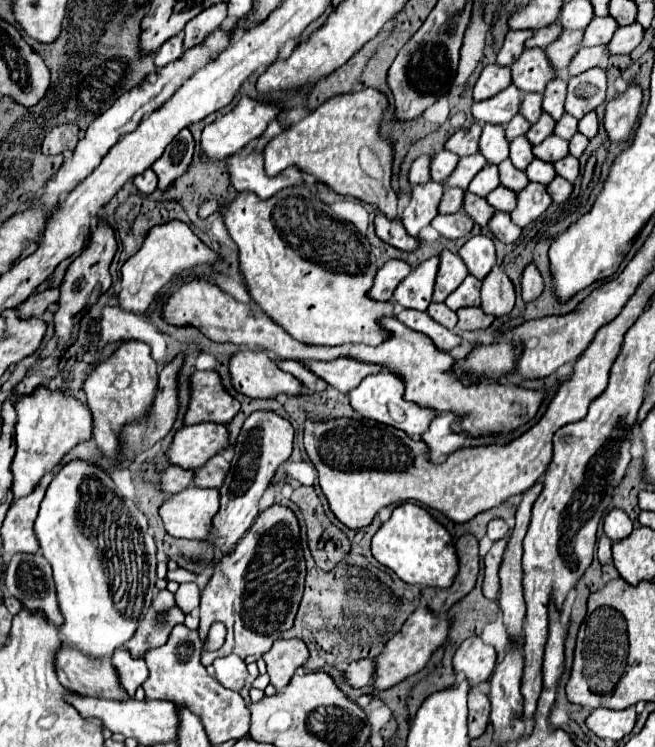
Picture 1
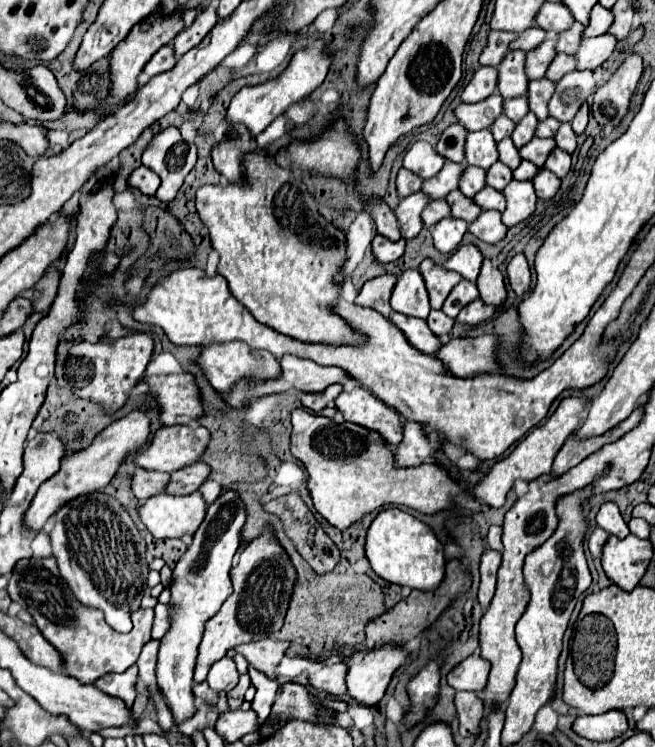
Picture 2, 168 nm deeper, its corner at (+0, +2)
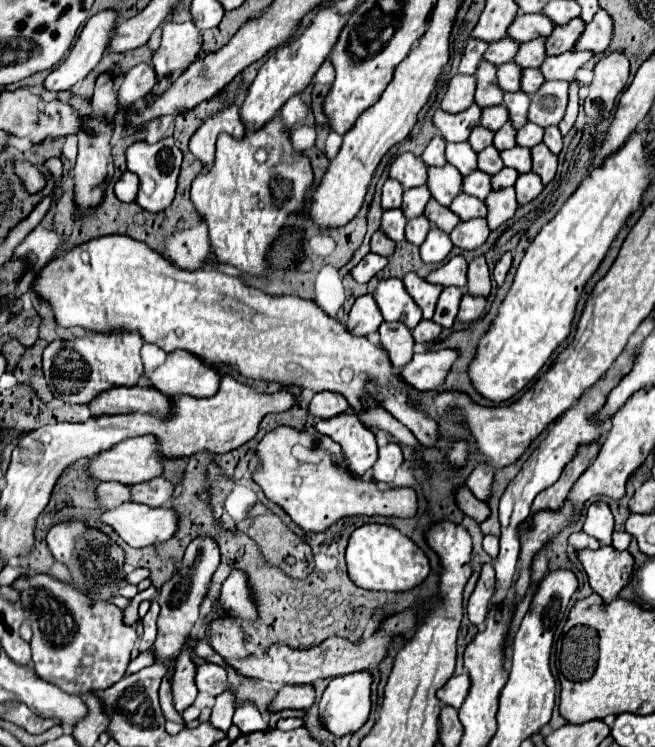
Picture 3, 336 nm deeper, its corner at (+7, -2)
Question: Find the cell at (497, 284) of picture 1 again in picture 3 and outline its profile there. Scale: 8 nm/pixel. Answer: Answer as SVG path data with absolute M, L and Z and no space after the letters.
M478 256L468 264L468 292L472 296L490 294L490 272L484 256Z

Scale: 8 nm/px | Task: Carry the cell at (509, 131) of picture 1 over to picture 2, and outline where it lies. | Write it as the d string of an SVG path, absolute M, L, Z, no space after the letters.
M499 116L499 120L495 120L495 124L489 130L493 132L493 138L499 142L499 140L511 136L511 132L515 130L515 122L509 120L507 116Z

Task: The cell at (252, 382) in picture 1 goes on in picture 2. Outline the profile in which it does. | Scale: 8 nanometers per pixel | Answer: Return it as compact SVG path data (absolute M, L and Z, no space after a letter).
M241 342L211 344L203 348L199 356L199 364L217 392L231 392L231 388L239 380L243 380L243 376L261 376L259 380L267 380L267 376L279 376L279 362L273 358L273 354L269 354L267 350L253 350Z

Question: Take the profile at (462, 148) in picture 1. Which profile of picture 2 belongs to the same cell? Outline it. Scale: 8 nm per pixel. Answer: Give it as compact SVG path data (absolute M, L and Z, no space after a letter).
M451 124L443 134L435 150L453 162L463 162L463 144L467 138L467 130L461 124Z

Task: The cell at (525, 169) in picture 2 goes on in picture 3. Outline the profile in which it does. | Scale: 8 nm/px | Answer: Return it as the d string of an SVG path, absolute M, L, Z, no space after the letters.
M502 168L498 174L492 176L492 190L500 190L500 188L508 188L516 182L518 172L514 168Z

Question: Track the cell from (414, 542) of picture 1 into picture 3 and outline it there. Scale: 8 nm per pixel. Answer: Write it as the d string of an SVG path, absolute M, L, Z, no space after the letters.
M364 524L352 532L346 548L346 566L350 580L358 588L382 592L406 592L422 584L430 574L426 554L410 538L386 524Z

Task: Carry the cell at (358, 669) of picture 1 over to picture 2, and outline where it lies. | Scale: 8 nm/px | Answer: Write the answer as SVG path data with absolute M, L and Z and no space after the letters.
M347 662L323 664L323 668L319 672L309 676L309 682L317 690L323 690L323 692L333 694L333 696L343 696L347 692L347 684L345 684L347 670L349 670Z

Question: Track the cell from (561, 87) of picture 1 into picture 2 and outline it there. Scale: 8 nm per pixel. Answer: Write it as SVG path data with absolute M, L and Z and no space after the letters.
M539 78L539 80L531 80L529 82L529 108L537 114L539 120L547 120L549 112L547 112L547 104L551 100L555 92L555 82L547 80L547 78Z

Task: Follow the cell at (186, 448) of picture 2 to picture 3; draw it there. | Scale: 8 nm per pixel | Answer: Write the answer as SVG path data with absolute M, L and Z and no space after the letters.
M140 436L140 438L124 440L118 446L94 456L86 466L86 474L96 482L120 482L120 484L128 484L128 486L142 482L138 478L152 480L162 474L162 456L158 454L156 446L158 444L156 444L154 436Z

